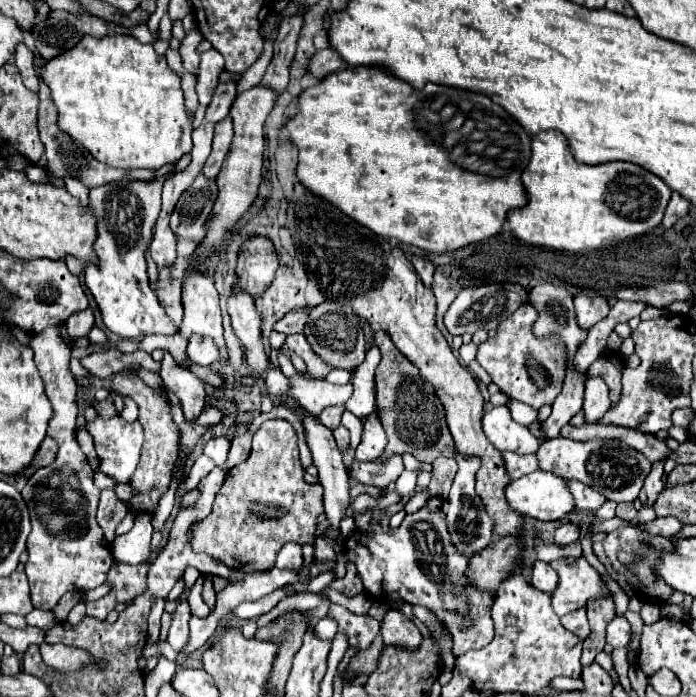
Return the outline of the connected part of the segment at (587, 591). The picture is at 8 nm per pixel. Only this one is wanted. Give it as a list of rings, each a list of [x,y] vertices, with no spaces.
[[[561,558],[551,562],[559,574],[559,584],[551,594],[553,610],[563,616],[575,608],[587,604],[589,598],[609,594],[599,572],[583,558]]]

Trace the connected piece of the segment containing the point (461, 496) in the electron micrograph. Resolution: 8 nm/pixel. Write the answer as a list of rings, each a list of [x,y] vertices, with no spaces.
[[[455,454],[455,460],[459,464],[459,472],[455,476],[455,482],[451,486],[451,492],[447,496],[449,502],[449,514],[447,514],[447,528],[453,546],[463,554],[477,554],[481,552],[491,540],[493,540],[493,518],[487,514],[485,504],[475,492],[475,472],[479,470],[479,458],[477,456],[465,456]]]

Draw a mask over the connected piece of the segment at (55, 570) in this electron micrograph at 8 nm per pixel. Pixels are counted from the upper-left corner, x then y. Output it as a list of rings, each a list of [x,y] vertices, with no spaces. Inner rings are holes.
[[[63,324],[51,326],[47,330],[39,332],[39,334],[33,336],[33,340],[29,344],[33,348],[33,352],[35,352],[35,364],[37,364],[39,374],[43,378],[47,398],[51,400],[51,406],[53,406],[53,418],[49,420],[47,436],[51,436],[59,446],[59,452],[57,452],[57,458],[53,460],[53,464],[45,466],[45,468],[39,468],[33,476],[29,476],[23,490],[21,490],[21,494],[23,494],[23,498],[25,498],[27,506],[29,506],[31,526],[33,526],[33,530],[31,530],[29,538],[27,538],[29,560],[25,564],[25,574],[29,578],[33,606],[39,608],[39,610],[51,610],[67,590],[91,590],[91,588],[101,586],[105,582],[107,570],[113,566],[111,550],[107,546],[103,530],[99,528],[99,524],[95,520],[97,504],[99,504],[99,490],[93,484],[93,468],[89,466],[87,456],[79,448],[79,442],[77,442],[77,436],[75,436],[77,414],[79,414],[79,408],[77,408],[77,380],[75,380],[75,376],[73,376],[73,372],[69,368],[71,348],[63,340],[63,336],[59,332],[61,328],[63,328]]]

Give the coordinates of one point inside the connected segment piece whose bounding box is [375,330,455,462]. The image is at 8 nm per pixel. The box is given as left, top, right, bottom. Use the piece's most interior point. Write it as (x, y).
(413, 418)

